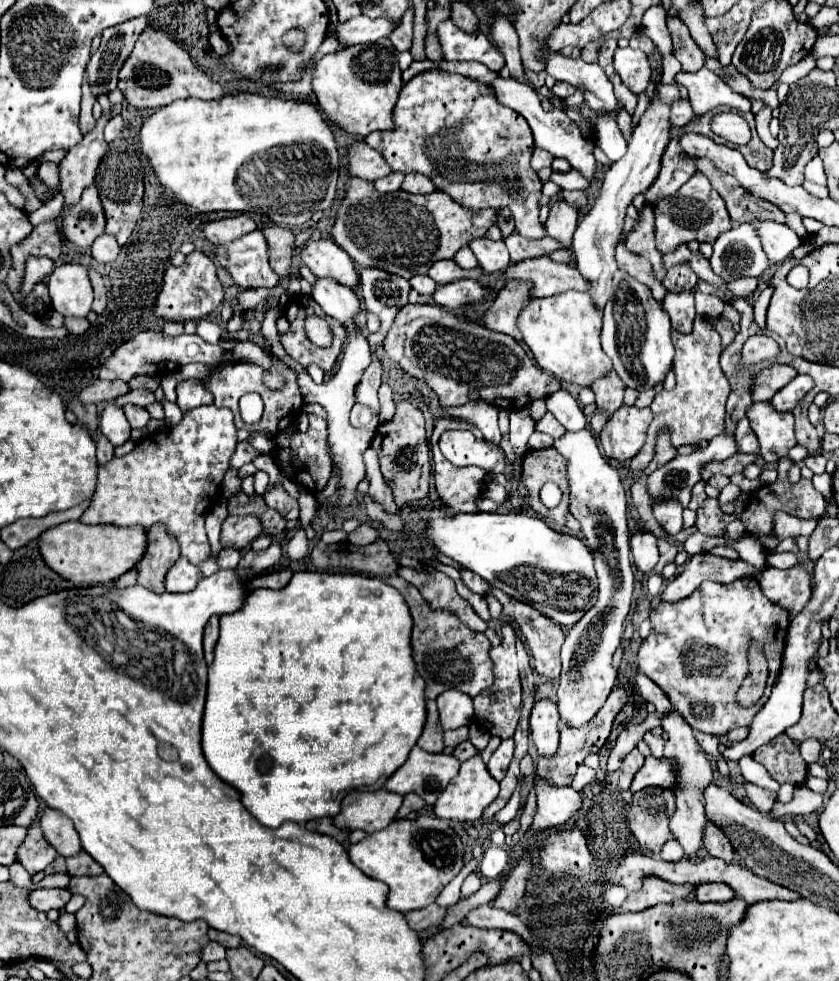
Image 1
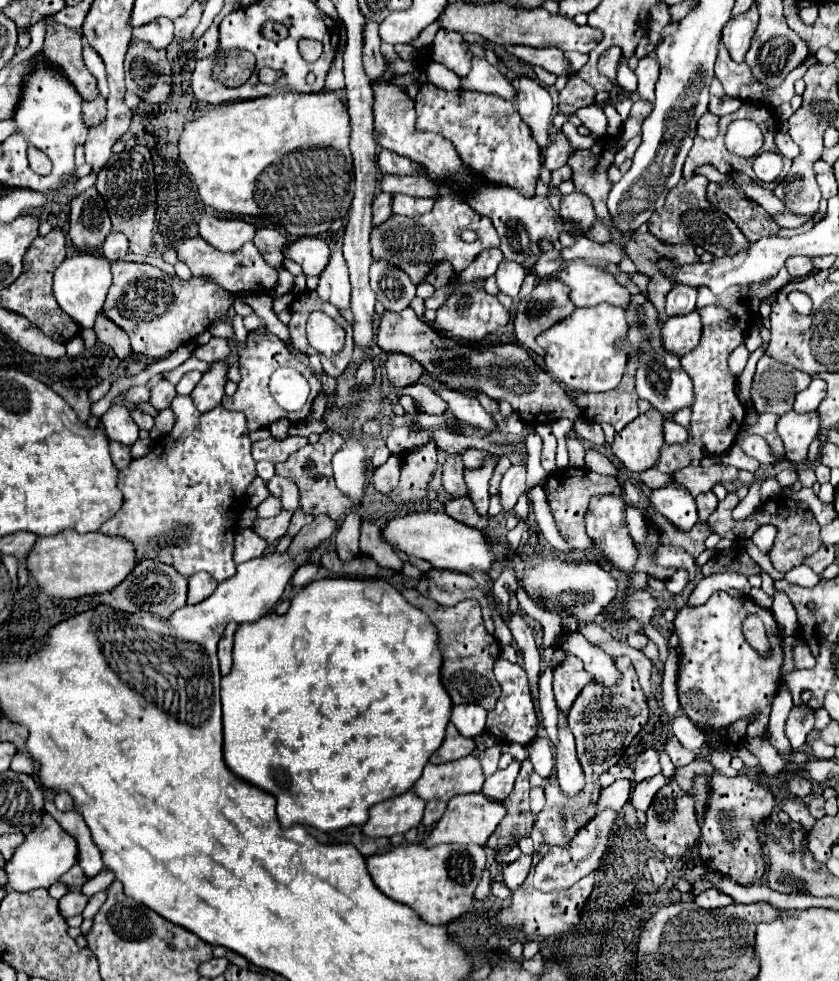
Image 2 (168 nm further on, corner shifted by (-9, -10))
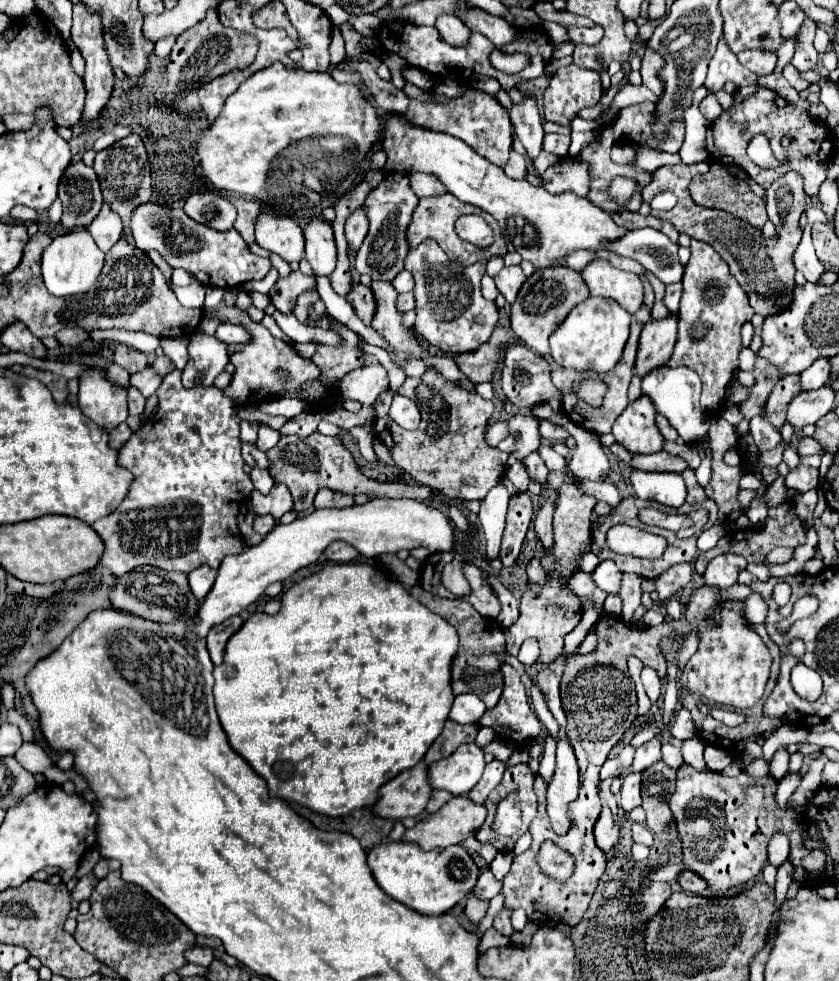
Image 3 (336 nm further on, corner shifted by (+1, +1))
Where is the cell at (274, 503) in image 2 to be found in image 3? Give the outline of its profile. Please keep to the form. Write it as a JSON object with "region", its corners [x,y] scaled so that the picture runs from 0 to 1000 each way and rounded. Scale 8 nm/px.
{"region":[[[302,478],[299,480],[299,490],[302,490],[302,494],[304,494],[304,498],[306,501],[311,501],[313,505],[318,503],[318,501],[323,501],[323,496],[325,496],[325,486],[318,482],[318,478]]]}

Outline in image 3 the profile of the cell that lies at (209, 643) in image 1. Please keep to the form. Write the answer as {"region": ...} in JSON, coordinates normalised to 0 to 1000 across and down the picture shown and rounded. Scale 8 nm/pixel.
{"region":[[[285,627],[256,637],[249,647],[247,647],[247,662],[249,662],[249,668],[251,668],[251,674],[254,678],[263,678],[266,676],[266,662],[268,662],[268,655],[271,651],[290,637],[290,631]]]}

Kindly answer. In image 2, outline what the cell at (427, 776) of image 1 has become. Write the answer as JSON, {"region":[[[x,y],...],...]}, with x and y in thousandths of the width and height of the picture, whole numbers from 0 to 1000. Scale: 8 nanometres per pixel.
{"region":[[[566,769],[533,779],[509,779],[492,805],[504,815],[535,818],[545,809],[573,807],[578,797],[573,777]]]}

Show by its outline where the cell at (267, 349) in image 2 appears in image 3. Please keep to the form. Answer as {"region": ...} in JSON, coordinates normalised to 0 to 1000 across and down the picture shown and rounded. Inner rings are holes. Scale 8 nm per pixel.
{"region":[[[263,311],[251,319],[244,317],[242,323],[244,325],[261,325],[266,329],[278,329],[278,331],[290,331],[299,339],[299,346],[294,350],[273,352],[273,366],[280,372],[280,380],[278,380],[278,386],[275,386],[273,394],[266,397],[266,403],[287,411],[287,413],[306,413],[306,411],[311,411],[321,405],[356,405],[361,392],[368,390],[368,388],[375,388],[383,382],[380,374],[371,366],[359,364],[347,352],[325,344],[311,329],[299,327],[299,323],[282,313]],[[330,376],[344,378],[347,386],[342,390],[335,390],[333,384],[328,382]]]}

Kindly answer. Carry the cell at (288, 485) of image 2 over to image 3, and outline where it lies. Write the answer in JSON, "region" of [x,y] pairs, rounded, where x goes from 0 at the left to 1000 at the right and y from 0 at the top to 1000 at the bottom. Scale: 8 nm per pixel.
{"region":[[[290,452],[290,468],[297,476],[311,476],[311,478],[321,478],[323,470],[318,468],[318,464],[313,460],[309,460],[304,454],[294,454]]]}

